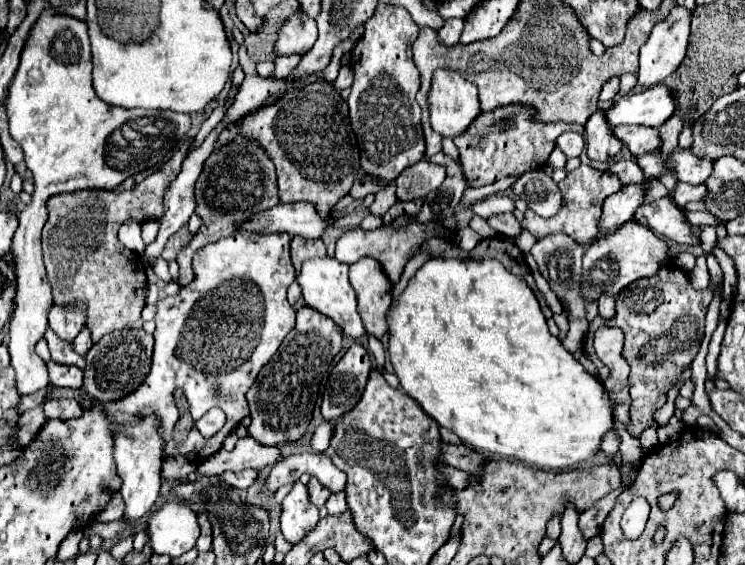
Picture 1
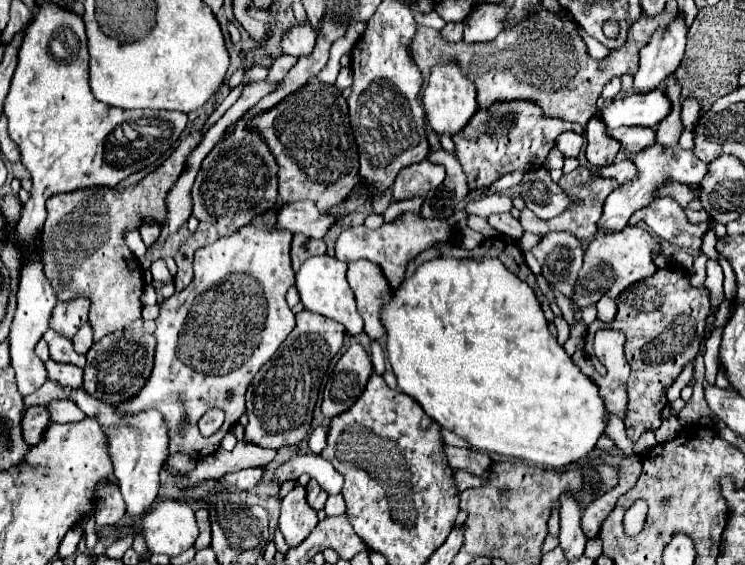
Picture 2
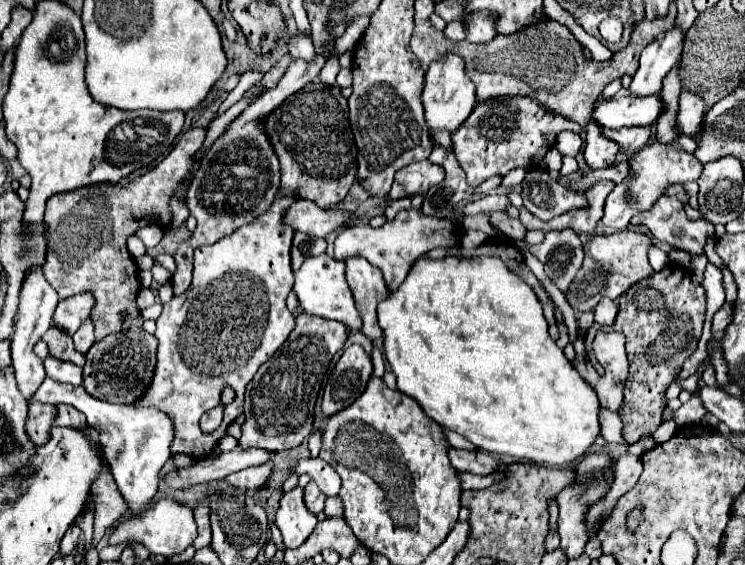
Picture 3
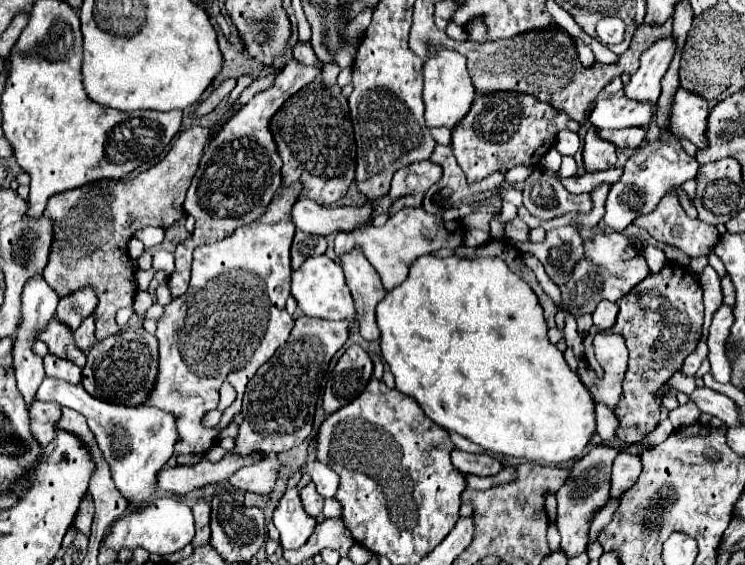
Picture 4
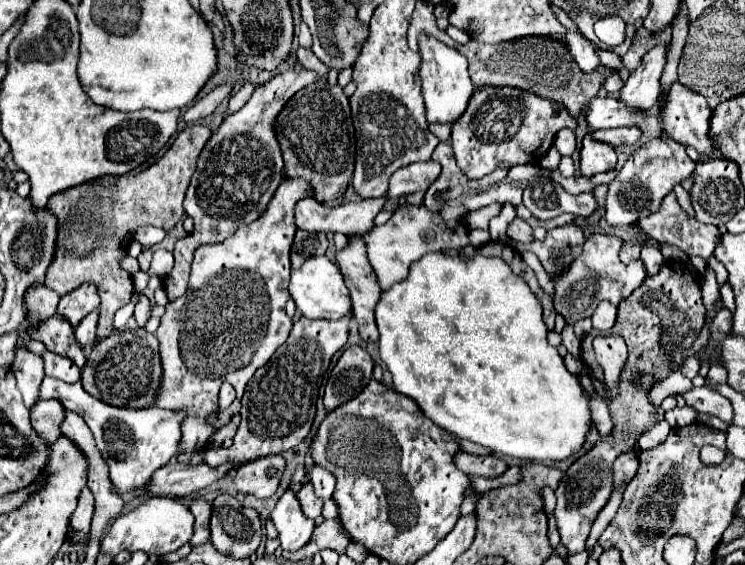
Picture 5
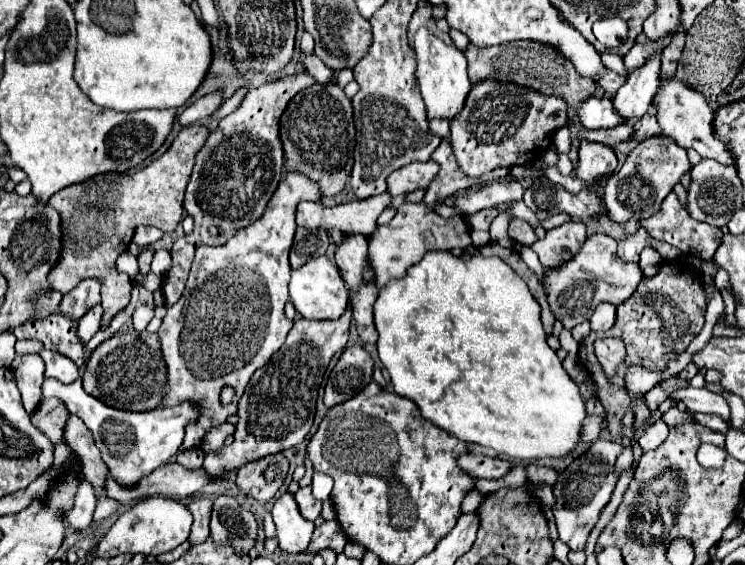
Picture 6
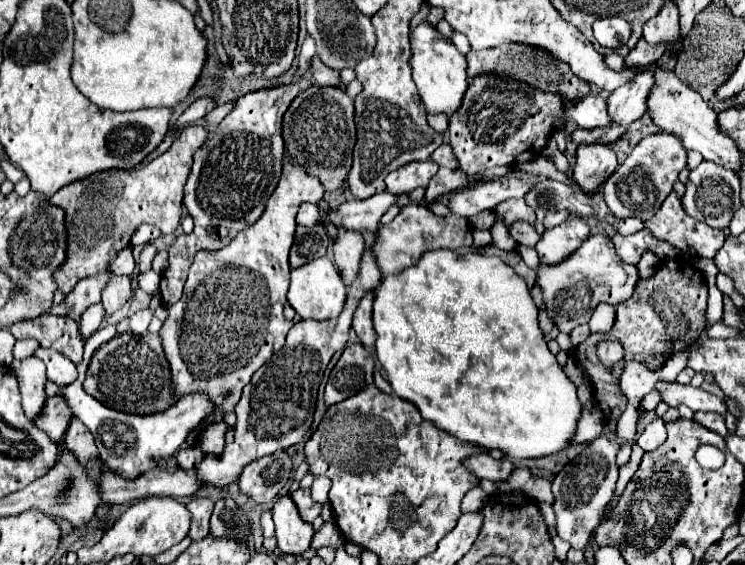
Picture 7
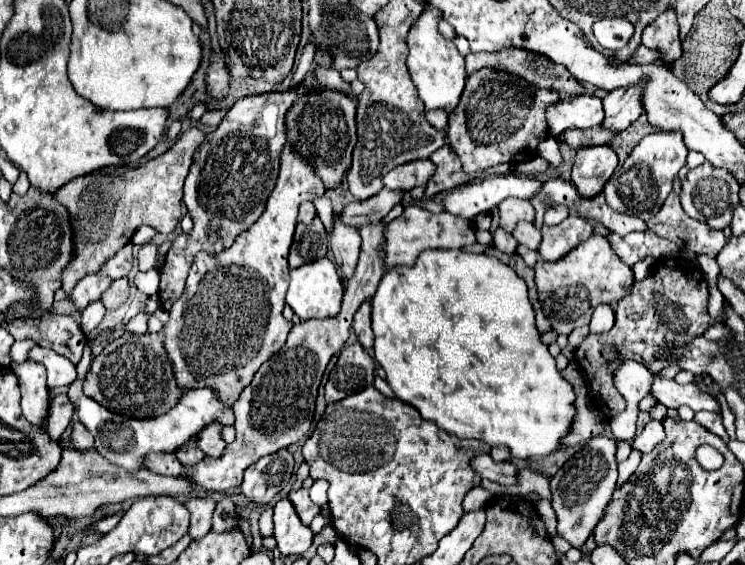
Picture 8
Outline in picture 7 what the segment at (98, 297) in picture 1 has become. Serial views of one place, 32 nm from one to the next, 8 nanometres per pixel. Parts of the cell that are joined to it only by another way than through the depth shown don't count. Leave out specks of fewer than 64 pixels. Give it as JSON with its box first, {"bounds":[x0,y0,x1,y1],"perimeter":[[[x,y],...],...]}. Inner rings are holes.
{"bounds":[50,126,208,316],"perimeter":[[[188,126],[180,132],[168,152],[152,160],[140,170],[106,170],[92,174],[84,180],[72,182],[60,188],[50,200],[64,210],[64,224],[68,232],[68,248],[64,264],[54,272],[58,290],[68,294],[82,278],[106,272],[108,284],[101,294],[105,316],[120,310],[132,296],[128,276],[116,276],[108,272],[108,264],[130,244],[132,234],[140,224],[152,224],[156,228],[168,228],[168,234],[176,230],[182,218],[182,192],[192,168],[192,156],[204,144],[208,130],[202,126]]]}

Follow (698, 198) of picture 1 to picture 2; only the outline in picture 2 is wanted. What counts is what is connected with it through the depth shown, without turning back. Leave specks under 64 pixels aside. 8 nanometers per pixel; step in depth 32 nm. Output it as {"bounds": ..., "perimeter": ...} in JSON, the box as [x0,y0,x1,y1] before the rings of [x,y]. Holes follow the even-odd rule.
{"bounds":[656,184,700,208],"perimeter":[[[672,184],[672,186],[664,186],[660,188],[660,192],[656,192],[656,198],[658,196],[672,196],[676,202],[682,204],[682,208],[688,206],[690,200],[694,198],[700,198],[700,186],[698,188],[690,188],[688,184]]]}

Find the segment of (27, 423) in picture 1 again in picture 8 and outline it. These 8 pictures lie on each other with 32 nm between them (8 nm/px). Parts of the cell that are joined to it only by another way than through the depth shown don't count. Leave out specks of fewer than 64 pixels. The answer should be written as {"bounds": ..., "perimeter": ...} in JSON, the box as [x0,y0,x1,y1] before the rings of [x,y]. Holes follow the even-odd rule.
{"bounds":[44,394,74,440],"perimeter":[[[58,394],[50,400],[50,408],[48,408],[48,420],[44,420],[44,430],[48,432],[48,436],[52,436],[52,440],[60,440],[62,432],[68,428],[70,420],[72,420],[74,408],[68,402],[66,394]]]}

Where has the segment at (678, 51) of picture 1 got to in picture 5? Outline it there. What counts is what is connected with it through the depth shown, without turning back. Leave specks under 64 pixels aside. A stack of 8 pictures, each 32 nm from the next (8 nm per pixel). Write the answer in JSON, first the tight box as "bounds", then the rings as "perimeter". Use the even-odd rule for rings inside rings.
{"bounds":[620,42,670,110],"perimeter":[[[660,42],[650,52],[646,52],[640,68],[630,74],[628,82],[620,90],[620,98],[632,106],[648,110],[658,104],[660,98],[660,76],[666,66],[670,44]]]}

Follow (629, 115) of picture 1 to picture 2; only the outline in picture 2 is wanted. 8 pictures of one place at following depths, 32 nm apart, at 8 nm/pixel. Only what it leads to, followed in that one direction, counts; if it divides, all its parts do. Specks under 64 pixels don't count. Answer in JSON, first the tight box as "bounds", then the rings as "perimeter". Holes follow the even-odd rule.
{"bounds":[600,86,672,128],"perimeter":[[[666,86],[648,94],[624,94],[616,96],[610,106],[600,108],[600,118],[608,128],[618,126],[650,126],[656,128],[672,110],[672,102],[666,96]]]}

